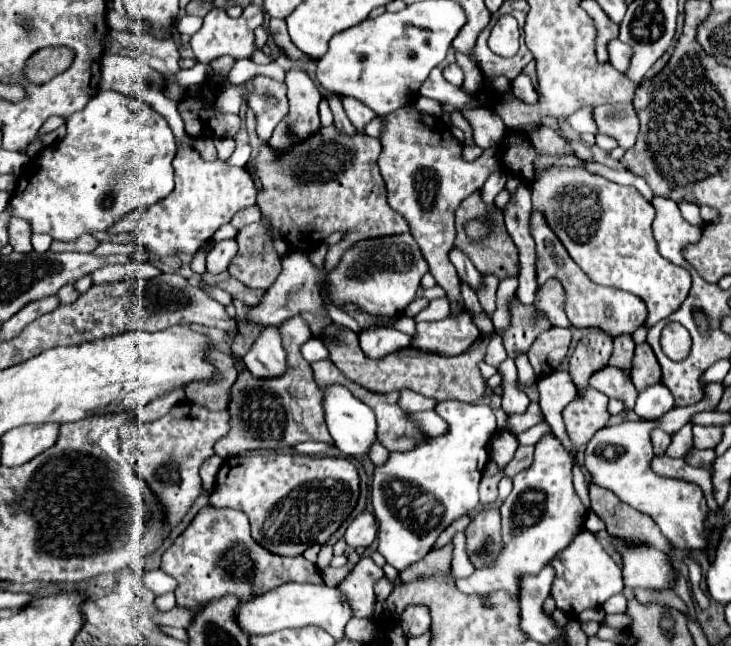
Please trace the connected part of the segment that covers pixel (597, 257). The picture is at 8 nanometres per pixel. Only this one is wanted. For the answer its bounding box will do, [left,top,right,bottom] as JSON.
[532,167,692,325]

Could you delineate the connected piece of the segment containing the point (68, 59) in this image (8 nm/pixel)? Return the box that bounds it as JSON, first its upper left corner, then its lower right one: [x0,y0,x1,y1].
[24,47,73,83]

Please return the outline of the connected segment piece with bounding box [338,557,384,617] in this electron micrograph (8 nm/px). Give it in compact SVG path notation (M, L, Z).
M362 557L354 569L338 583L338 589L350 601L354 617L372 617L374 615L374 583L384 577L382 567L378 567L370 557Z

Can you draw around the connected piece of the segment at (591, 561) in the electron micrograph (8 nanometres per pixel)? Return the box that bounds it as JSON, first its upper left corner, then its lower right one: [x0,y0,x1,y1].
[550,529,624,615]

